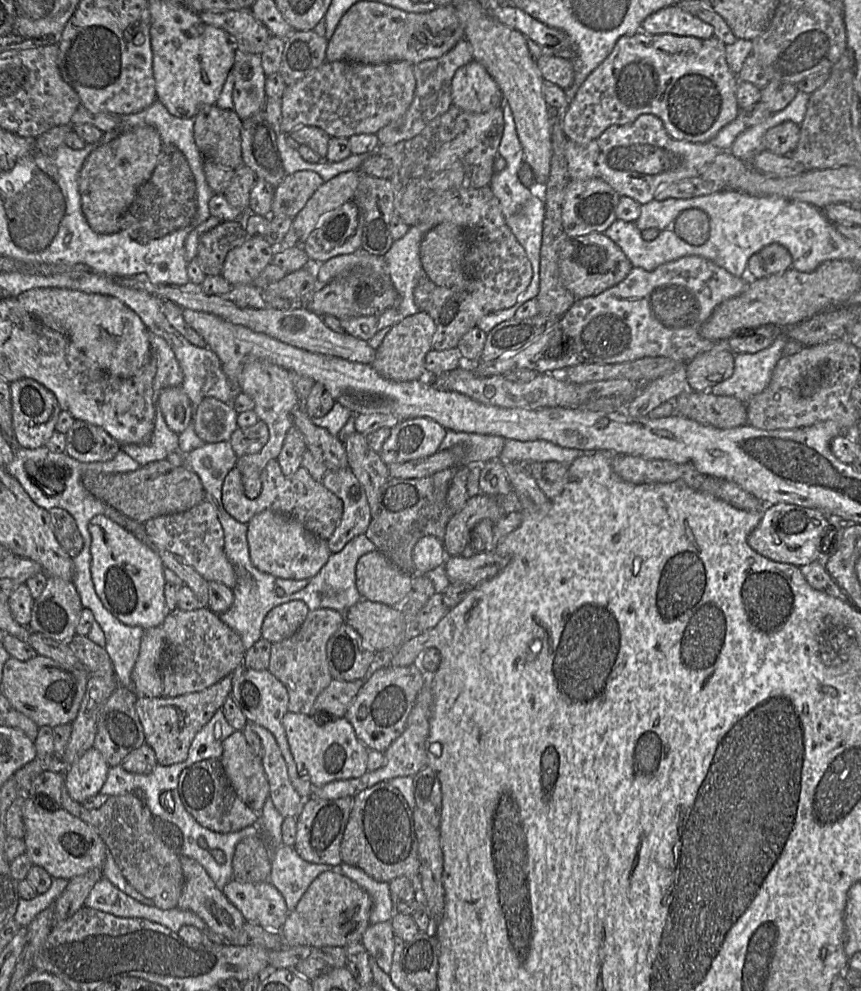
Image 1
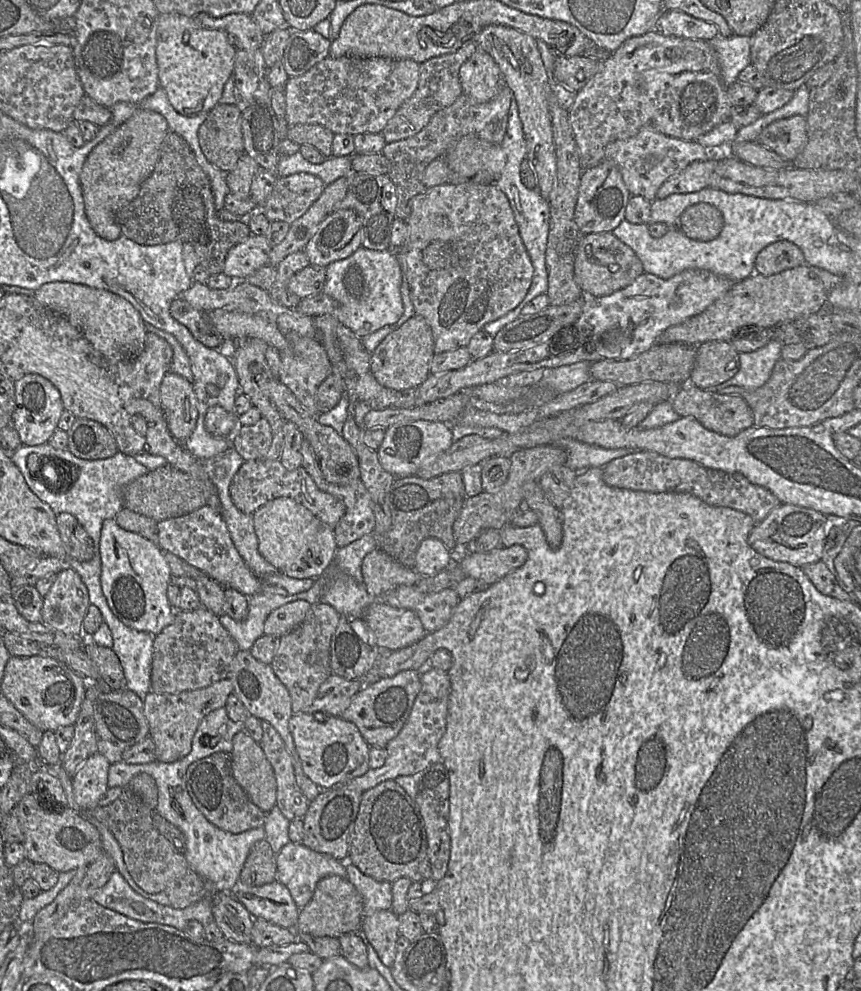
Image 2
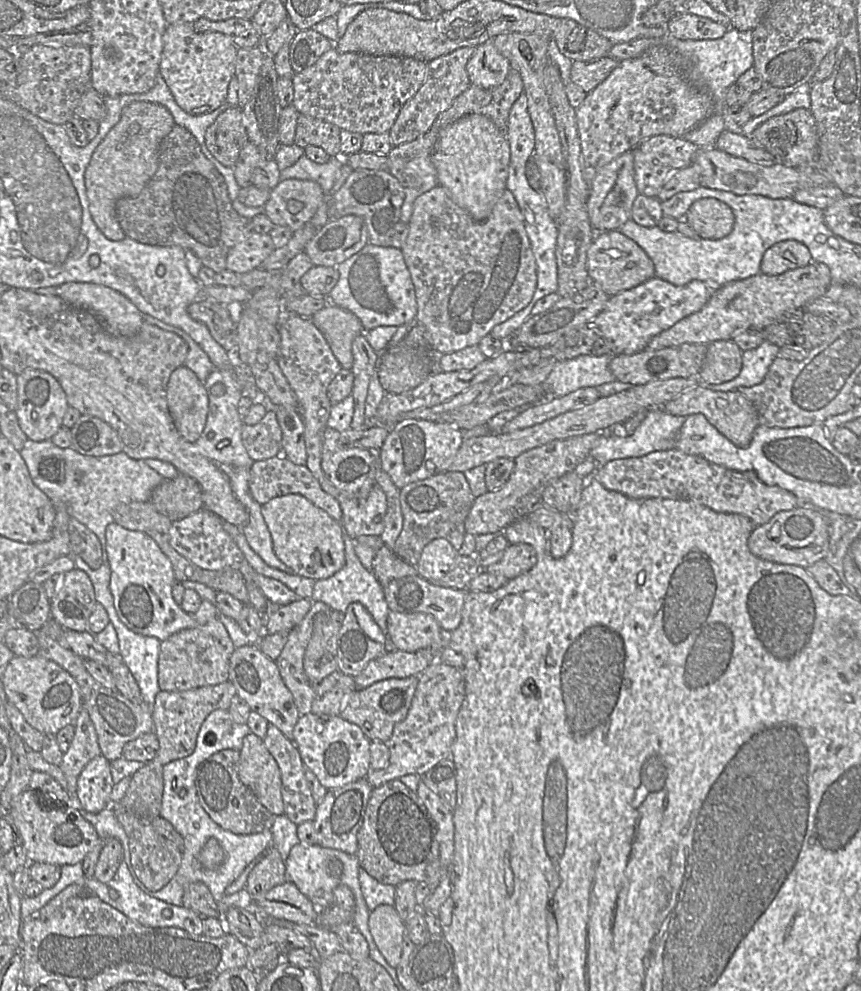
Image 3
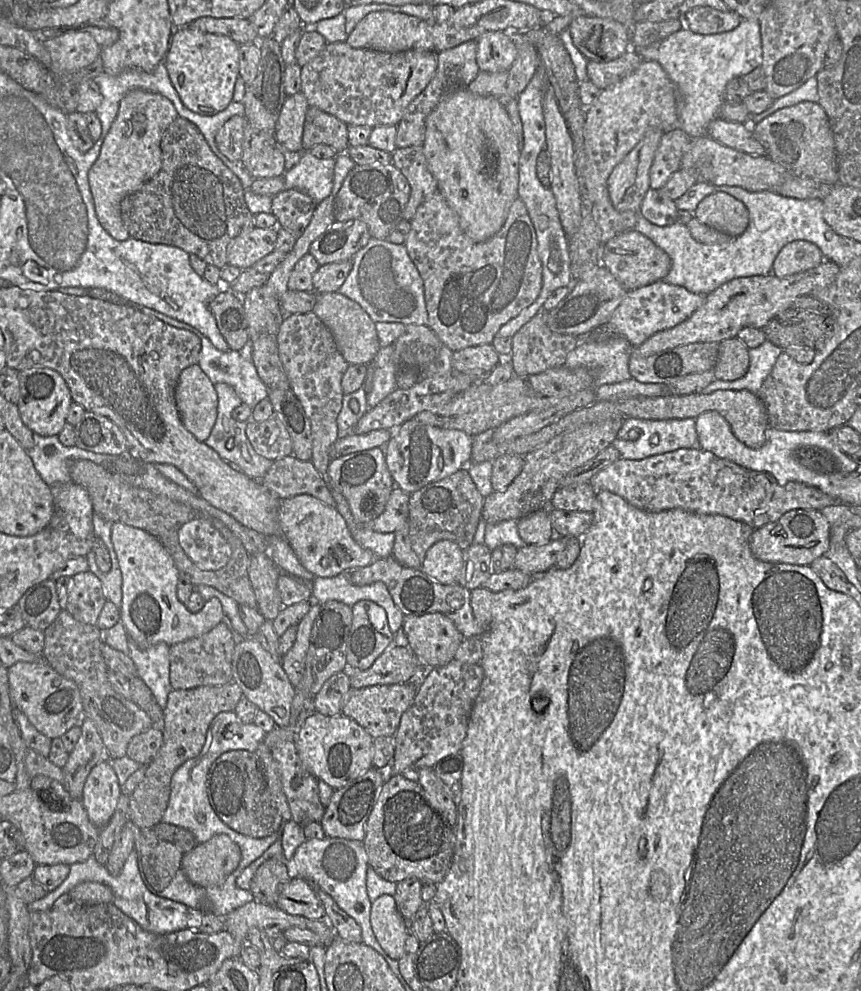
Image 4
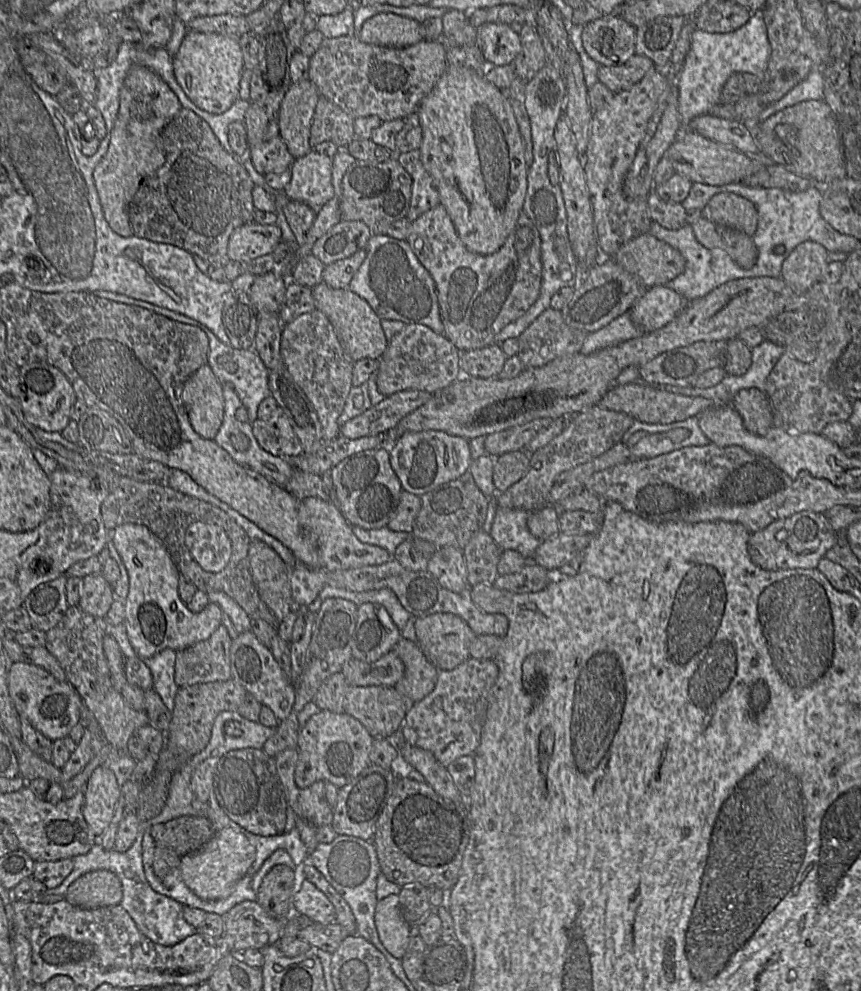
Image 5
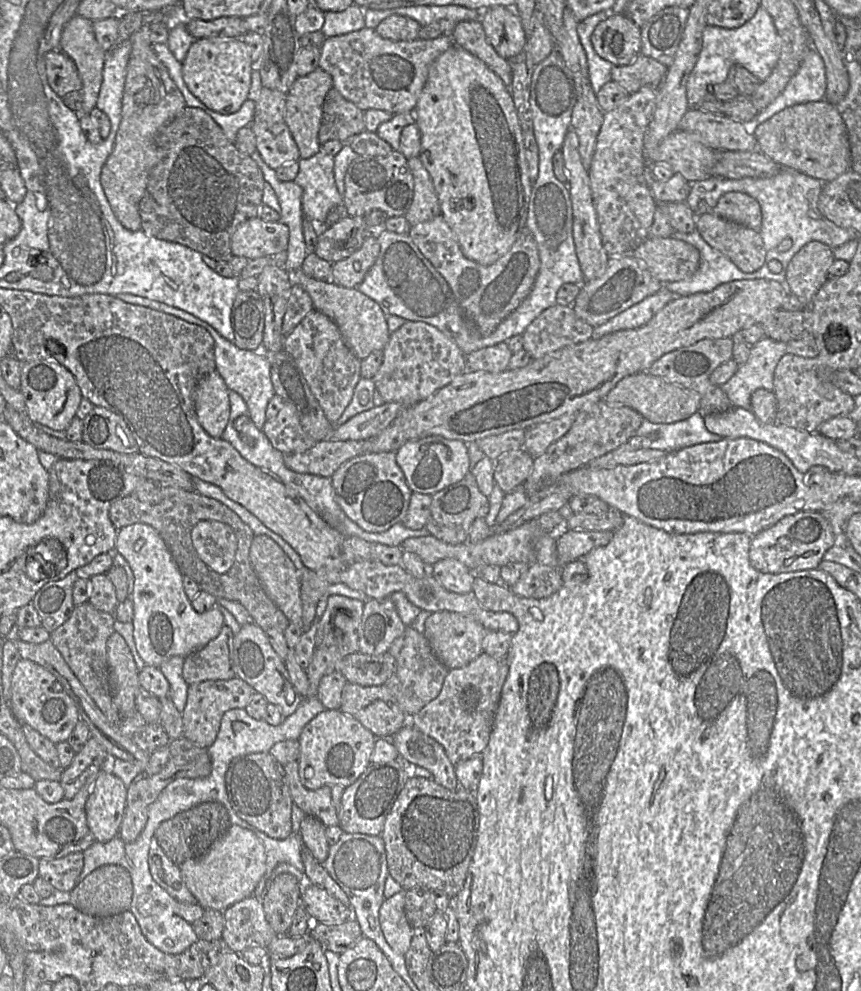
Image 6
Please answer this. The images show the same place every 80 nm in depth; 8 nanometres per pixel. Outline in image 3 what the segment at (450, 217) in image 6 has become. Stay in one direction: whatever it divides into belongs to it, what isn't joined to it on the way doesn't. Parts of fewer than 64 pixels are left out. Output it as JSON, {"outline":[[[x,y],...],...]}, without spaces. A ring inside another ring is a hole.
{"outline":[[[481,114],[464,116],[442,130],[434,146],[431,159],[437,171],[438,184],[449,192],[453,201],[474,220],[485,220],[506,189],[510,164],[510,145],[506,129],[498,128],[490,118]]]}

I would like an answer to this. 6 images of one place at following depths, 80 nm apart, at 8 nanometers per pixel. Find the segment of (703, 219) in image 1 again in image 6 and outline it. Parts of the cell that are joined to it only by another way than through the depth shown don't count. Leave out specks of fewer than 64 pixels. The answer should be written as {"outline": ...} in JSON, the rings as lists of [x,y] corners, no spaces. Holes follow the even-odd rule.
{"outline":[[[742,192],[722,195],[711,213],[728,221],[759,231],[762,221],[761,208],[757,200]]]}

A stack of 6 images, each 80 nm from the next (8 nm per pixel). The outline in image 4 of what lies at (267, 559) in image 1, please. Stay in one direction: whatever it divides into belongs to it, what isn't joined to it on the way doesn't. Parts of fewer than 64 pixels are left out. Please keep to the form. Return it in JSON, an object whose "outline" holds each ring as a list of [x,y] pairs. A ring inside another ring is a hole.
{"outline":[[[308,494],[281,500],[278,521],[281,535],[288,541],[305,569],[315,576],[333,577],[382,559],[355,541],[335,506],[326,505]]]}

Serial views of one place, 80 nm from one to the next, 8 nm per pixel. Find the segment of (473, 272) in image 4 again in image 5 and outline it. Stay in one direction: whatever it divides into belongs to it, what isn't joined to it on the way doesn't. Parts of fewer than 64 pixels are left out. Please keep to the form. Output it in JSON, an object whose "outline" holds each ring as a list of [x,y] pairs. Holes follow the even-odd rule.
{"outline":[[[441,203],[411,222],[406,240],[435,282],[444,336],[460,352],[491,345],[495,336],[523,315],[539,296],[542,277],[541,240],[538,230],[524,211],[520,213],[504,244],[489,255],[476,254],[466,248]]]}

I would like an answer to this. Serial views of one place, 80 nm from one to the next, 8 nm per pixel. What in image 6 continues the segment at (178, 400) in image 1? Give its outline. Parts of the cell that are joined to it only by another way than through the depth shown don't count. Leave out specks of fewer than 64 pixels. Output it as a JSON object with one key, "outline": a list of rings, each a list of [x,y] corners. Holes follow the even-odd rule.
{"outline":[[[217,371],[195,387],[194,407],[198,422],[213,438],[221,438],[230,415],[229,388]]]}

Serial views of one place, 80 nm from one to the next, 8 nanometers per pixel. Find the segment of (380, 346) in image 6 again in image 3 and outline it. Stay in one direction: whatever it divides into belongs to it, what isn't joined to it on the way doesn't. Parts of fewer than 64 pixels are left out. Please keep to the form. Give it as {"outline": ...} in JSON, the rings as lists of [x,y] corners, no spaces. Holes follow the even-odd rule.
{"outline":[[[328,303],[311,319],[327,340],[342,369],[351,369],[352,342],[356,336],[365,333],[359,318],[344,308]]]}

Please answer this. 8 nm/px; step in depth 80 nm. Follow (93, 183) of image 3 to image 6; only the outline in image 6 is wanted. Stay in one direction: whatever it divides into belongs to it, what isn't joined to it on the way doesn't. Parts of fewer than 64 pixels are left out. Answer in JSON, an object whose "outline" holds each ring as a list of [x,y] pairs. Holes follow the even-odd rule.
{"outline":[[[142,25],[129,38],[132,44],[122,98],[122,117],[114,147],[102,167],[100,182],[116,218],[128,230],[141,228],[139,204],[151,170],[162,160],[158,133],[186,106],[184,97],[157,58],[150,41],[149,26]]]}

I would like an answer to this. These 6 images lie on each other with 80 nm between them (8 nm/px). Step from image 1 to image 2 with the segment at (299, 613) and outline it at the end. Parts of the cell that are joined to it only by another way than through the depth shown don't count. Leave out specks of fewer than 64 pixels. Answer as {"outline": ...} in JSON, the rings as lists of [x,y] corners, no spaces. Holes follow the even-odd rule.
{"outline":[[[297,600],[272,611],[264,624],[264,634],[282,637],[296,629],[305,620],[311,604]]]}

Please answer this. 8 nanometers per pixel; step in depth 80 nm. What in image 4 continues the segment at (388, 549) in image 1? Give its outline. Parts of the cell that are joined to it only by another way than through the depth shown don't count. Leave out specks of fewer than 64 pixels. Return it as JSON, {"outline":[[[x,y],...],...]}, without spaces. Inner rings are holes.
{"outline":[[[465,468],[438,481],[431,482],[421,489],[409,494],[408,534],[411,547],[423,560],[427,550],[437,541],[450,540],[462,550],[473,543],[475,533],[481,520],[484,497],[477,490]]]}

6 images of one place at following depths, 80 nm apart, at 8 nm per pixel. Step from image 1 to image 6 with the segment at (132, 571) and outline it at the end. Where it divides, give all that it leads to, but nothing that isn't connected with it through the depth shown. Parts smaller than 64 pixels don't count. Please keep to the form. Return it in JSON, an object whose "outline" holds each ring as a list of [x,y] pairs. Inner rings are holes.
{"outline":[[[135,523],[117,531],[115,550],[129,563],[134,574],[134,585],[131,593],[134,615],[132,624],[136,649],[146,665],[159,666],[174,656],[186,657],[215,639],[224,626],[224,616],[216,606],[204,613],[198,613],[192,606],[183,587],[183,574],[174,561],[164,540],[150,525]]]}

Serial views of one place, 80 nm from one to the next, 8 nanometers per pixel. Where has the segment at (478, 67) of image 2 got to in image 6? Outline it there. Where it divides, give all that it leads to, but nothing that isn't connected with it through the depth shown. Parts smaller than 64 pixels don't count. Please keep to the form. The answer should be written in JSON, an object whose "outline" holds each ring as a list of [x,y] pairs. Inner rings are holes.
{"outline":[[[494,6],[485,9],[479,21],[488,41],[501,57],[510,59],[523,51],[526,33],[513,8]]]}

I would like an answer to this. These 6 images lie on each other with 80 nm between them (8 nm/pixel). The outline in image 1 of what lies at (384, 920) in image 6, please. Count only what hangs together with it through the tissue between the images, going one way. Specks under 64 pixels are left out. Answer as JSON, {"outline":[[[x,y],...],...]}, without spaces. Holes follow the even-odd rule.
{"outline":[[[391,921],[370,924],[363,933],[361,943],[378,966],[390,973],[394,951],[394,932]]]}

